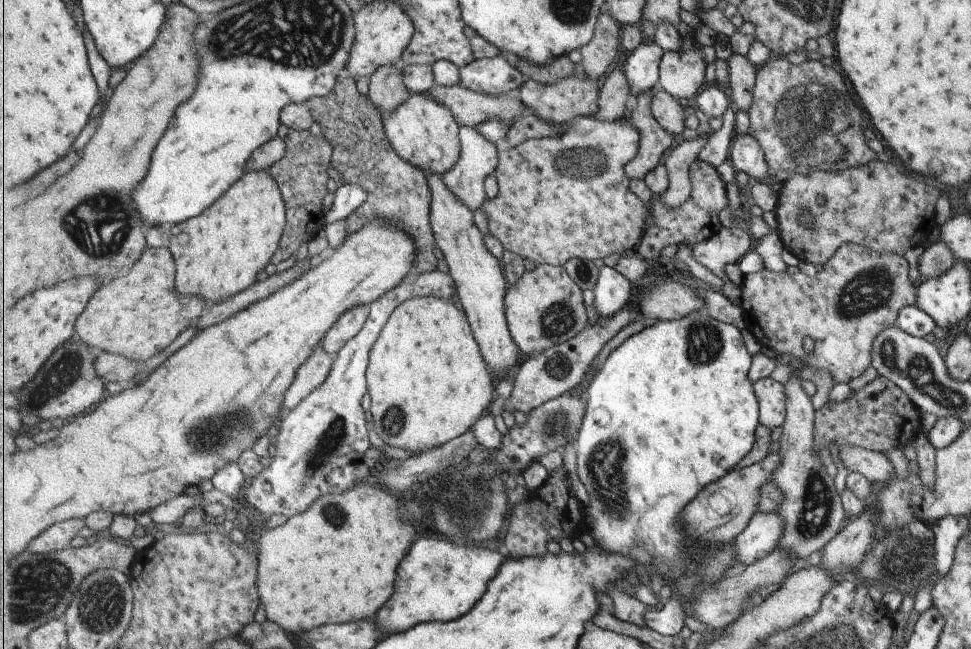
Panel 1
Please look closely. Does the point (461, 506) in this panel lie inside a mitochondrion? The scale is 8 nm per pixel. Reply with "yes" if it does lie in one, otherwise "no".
yes

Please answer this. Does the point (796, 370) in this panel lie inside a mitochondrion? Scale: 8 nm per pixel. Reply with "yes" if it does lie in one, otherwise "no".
no

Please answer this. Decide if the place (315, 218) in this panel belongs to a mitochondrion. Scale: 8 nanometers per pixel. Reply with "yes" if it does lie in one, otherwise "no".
no

